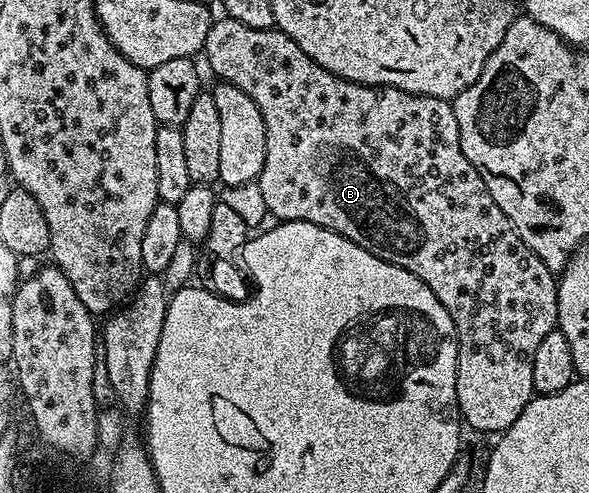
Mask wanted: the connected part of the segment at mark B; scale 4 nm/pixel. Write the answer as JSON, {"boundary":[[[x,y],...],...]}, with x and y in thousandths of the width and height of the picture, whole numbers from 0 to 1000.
{"boundary":[[[374,37],[362,47],[360,57],[350,71],[345,120],[353,120],[360,146],[368,164],[382,170],[404,174],[411,191],[424,191],[431,207],[441,217],[445,247],[452,247],[452,329],[445,329],[441,363],[438,367],[445,385],[445,404],[450,406],[457,432],[470,448],[518,446],[528,454],[538,454],[548,462],[567,467],[594,491],[628,507],[642,523],[662,531],[669,540],[683,540],[683,548],[696,548],[757,621],[757,637],[774,663],[774,700],[778,702],[778,726],[774,728],[774,813],[781,826],[781,848],[789,862],[795,860],[808,876],[842,876],[854,880],[893,832],[907,801],[907,718],[913,710],[920,686],[927,677],[946,671],[947,653],[947,574],[946,562],[930,546],[927,531],[913,523],[886,491],[886,483],[876,471],[876,460],[852,434],[846,410],[832,402],[832,385],[825,385],[825,369],[818,369],[818,353],[798,337],[798,320],[784,312],[784,288],[778,272],[778,239],[771,239],[771,223],[766,209],[750,199],[718,195],[715,187],[691,187],[686,178],[672,178],[667,170],[610,170],[599,162],[589,162],[579,154],[569,154],[560,142],[540,134],[533,118],[526,118],[484,65],[463,53],[458,57],[433,57],[431,53],[411,53],[411,45]]]}

